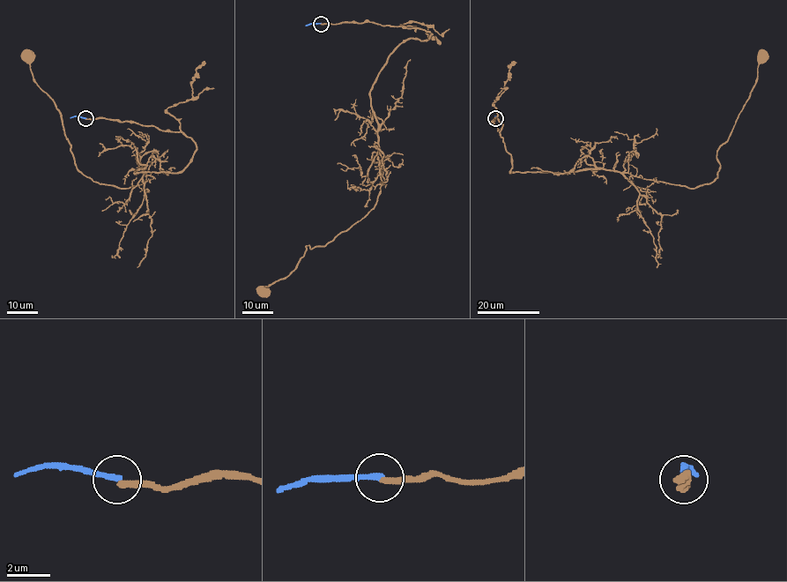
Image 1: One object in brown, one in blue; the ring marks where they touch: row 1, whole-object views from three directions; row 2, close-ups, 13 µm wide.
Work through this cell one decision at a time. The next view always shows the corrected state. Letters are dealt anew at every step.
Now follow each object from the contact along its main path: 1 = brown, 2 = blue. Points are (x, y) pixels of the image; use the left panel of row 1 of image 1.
1: (85, 119), (183, 132), (196, 151), (178, 172), (137, 171), (146, 174), (141, 184), (85, 177), (26, 55)
2: (85, 118), (70, 118)

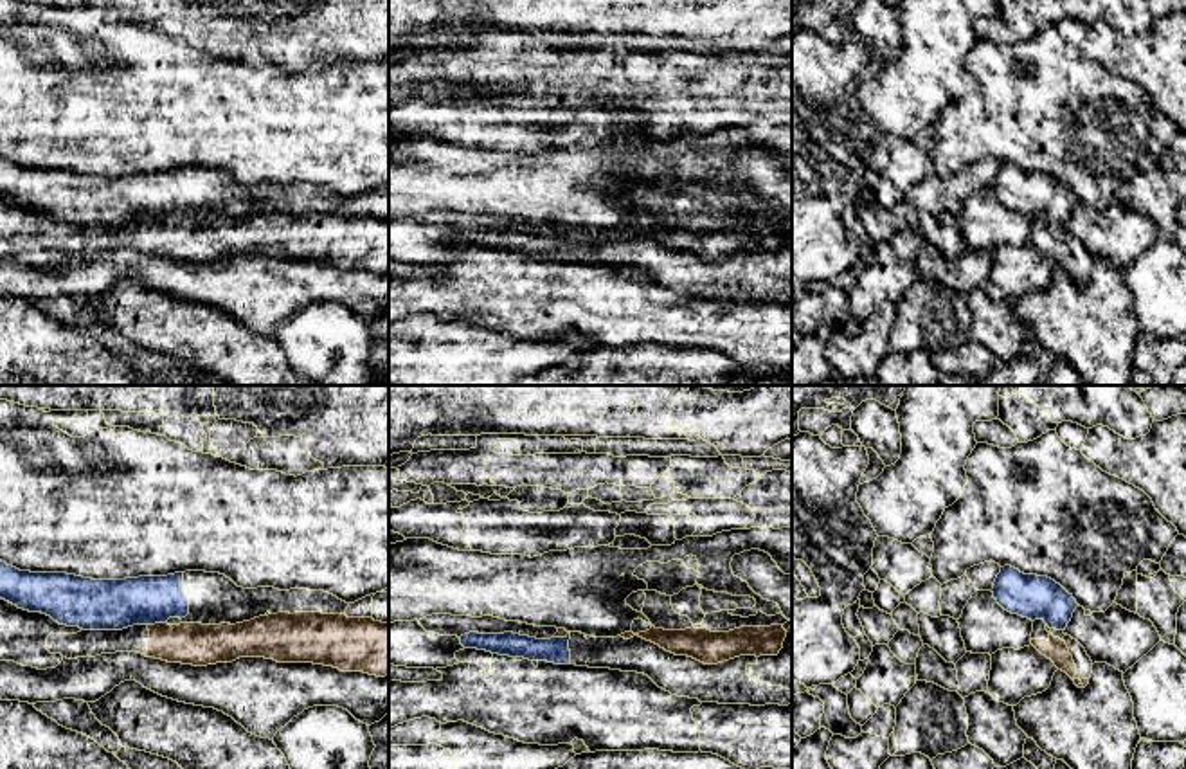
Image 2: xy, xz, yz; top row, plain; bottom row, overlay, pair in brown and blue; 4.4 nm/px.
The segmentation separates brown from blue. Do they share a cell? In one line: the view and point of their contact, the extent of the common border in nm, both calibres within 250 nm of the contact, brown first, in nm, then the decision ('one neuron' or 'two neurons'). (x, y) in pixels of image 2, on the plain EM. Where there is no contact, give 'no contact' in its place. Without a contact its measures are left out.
xy (155, 220) | 80 nm | 190/220 nm | two neurons

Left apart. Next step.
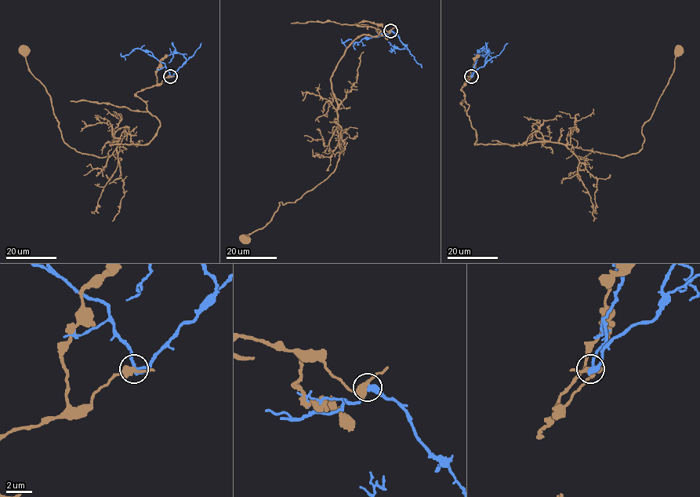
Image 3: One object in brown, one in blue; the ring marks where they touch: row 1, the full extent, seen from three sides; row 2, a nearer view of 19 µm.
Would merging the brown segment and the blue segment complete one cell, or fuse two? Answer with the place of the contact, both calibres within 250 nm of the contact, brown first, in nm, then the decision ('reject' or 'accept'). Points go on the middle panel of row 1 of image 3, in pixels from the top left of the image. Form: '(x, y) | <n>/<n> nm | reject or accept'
(390, 31) | 460/360 nm | reject

